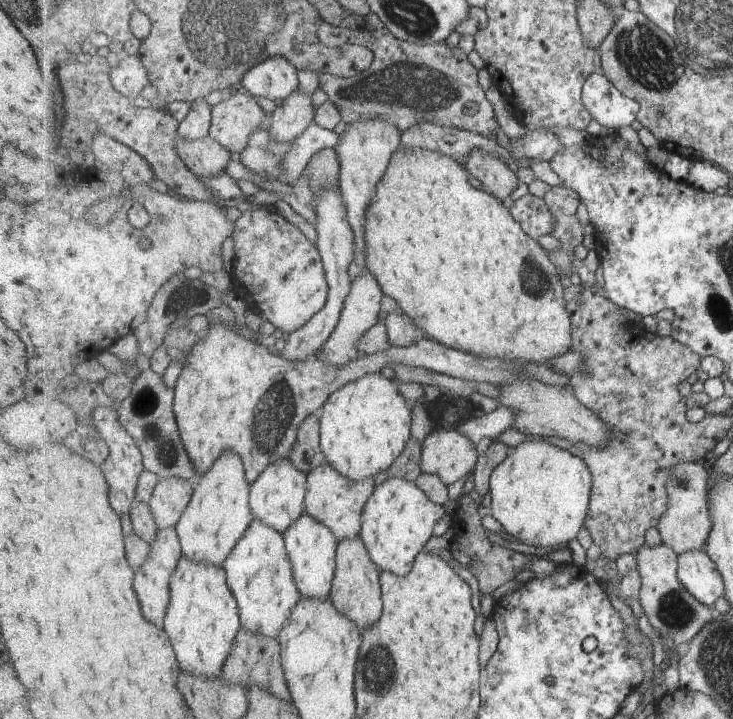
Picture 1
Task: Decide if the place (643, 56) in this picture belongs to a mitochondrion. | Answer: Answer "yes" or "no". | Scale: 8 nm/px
yes

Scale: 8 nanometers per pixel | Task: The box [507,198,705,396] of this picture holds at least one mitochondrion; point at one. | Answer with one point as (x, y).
(535, 278)

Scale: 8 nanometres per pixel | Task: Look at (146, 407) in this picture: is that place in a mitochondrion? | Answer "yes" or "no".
yes

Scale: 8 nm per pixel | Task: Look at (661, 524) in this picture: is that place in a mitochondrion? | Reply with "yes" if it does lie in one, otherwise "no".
no

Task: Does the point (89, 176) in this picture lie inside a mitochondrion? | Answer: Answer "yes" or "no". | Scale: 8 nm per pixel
no

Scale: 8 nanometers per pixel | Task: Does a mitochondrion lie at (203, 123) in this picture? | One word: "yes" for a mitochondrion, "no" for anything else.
no

